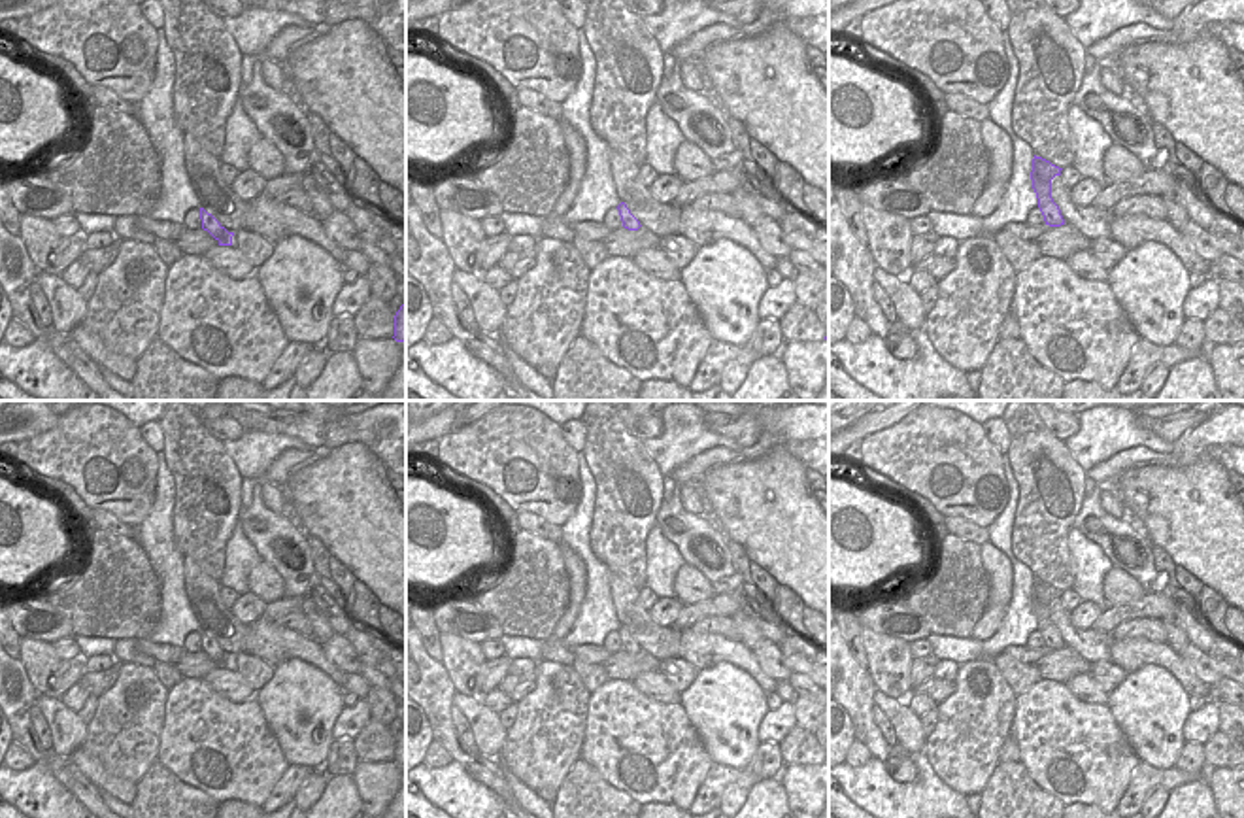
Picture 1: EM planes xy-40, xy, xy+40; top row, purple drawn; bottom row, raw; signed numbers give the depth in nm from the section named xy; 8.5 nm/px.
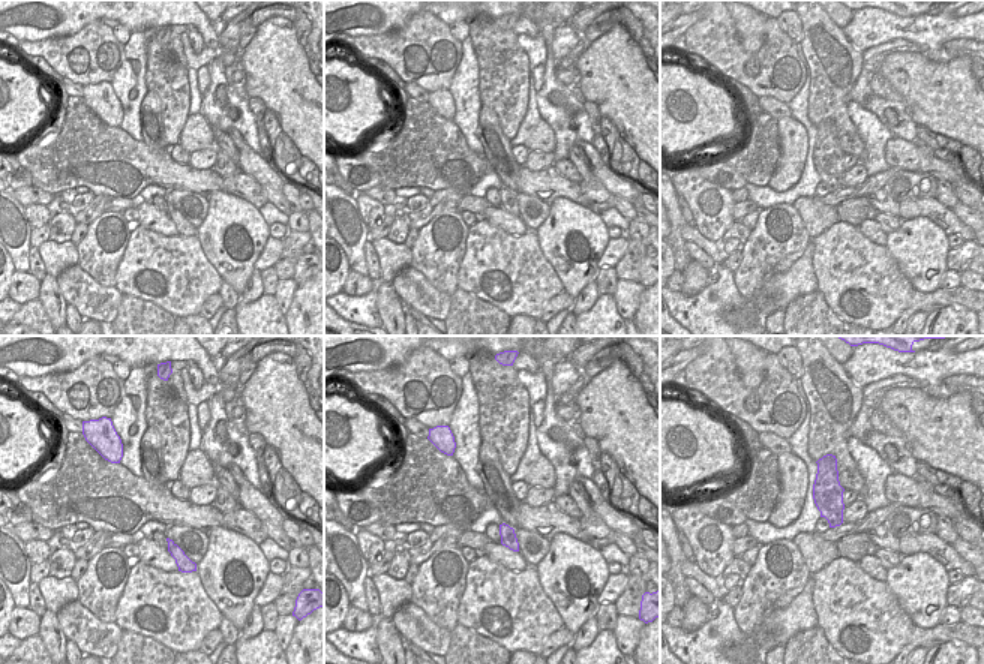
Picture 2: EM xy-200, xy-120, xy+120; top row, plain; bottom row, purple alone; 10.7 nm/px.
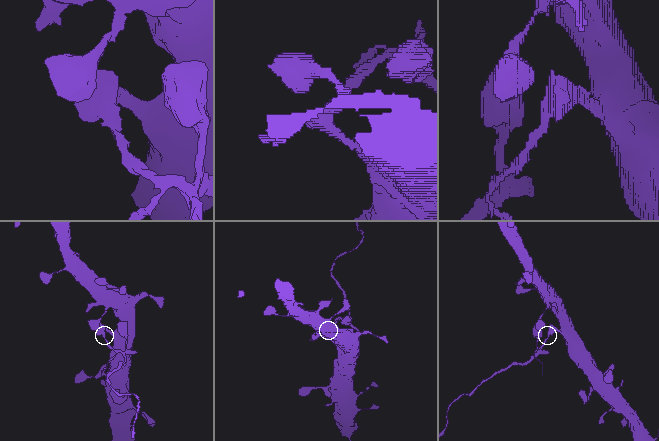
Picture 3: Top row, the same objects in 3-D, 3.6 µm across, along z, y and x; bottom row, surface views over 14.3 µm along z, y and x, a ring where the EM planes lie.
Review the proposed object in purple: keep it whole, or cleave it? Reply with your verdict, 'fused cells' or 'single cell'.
fused cells

